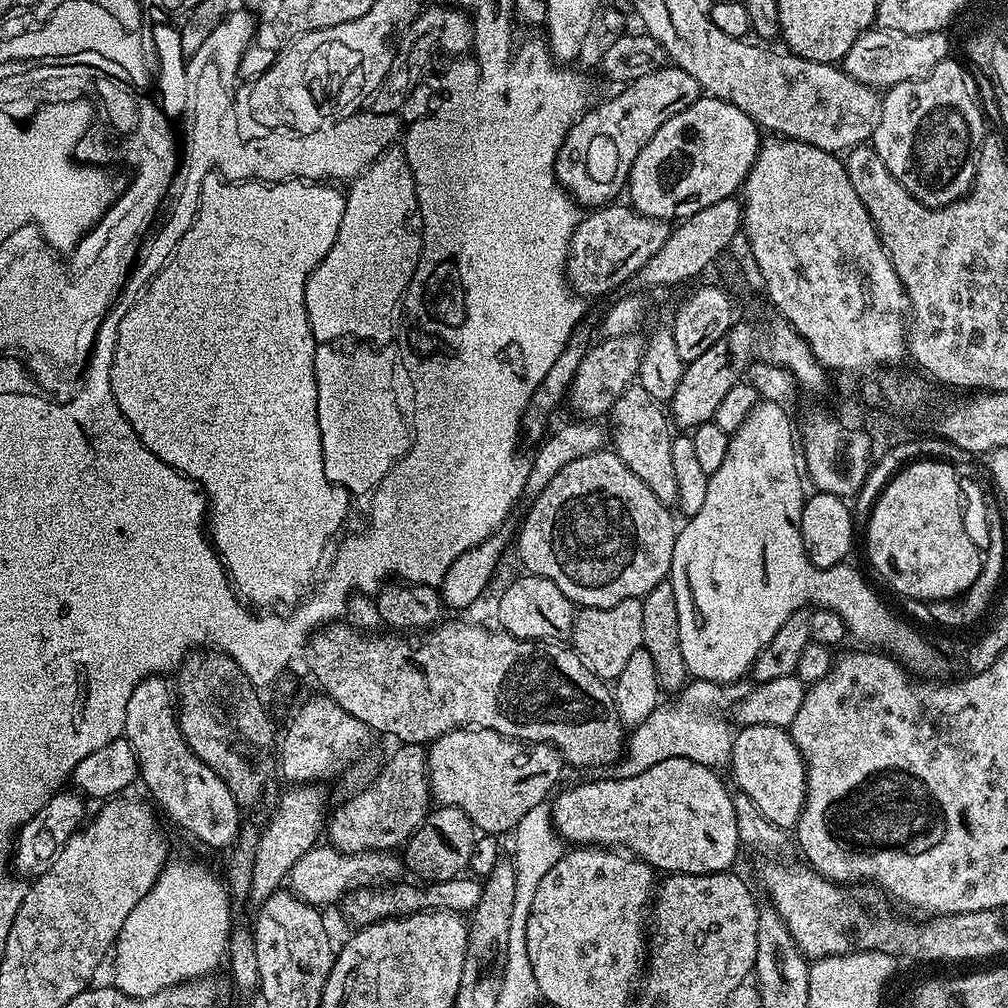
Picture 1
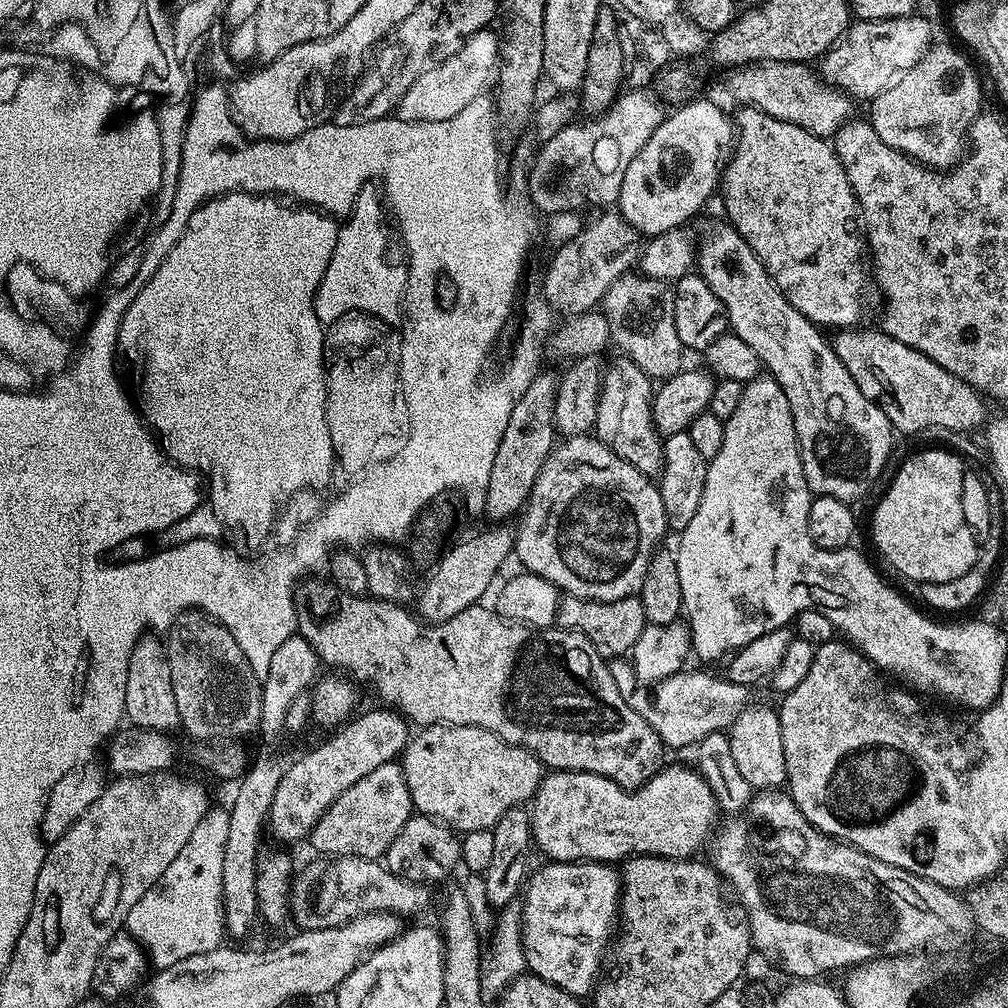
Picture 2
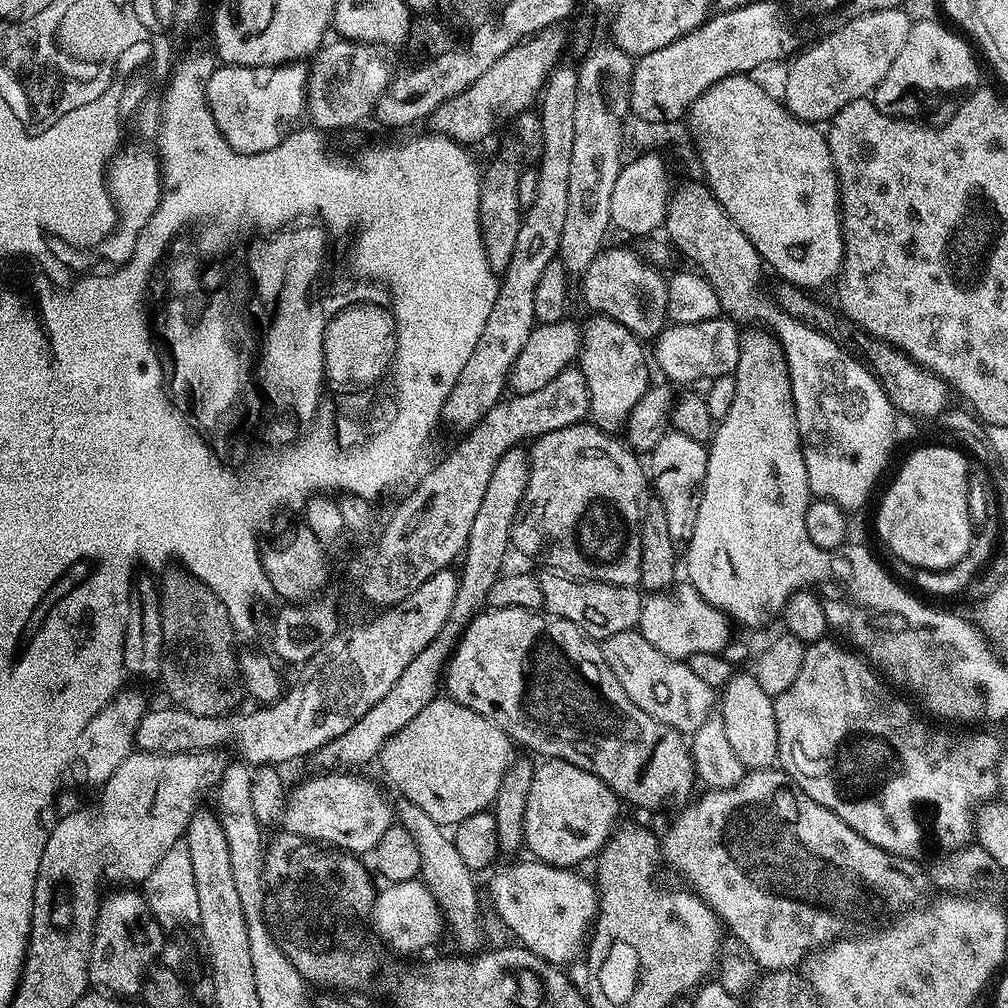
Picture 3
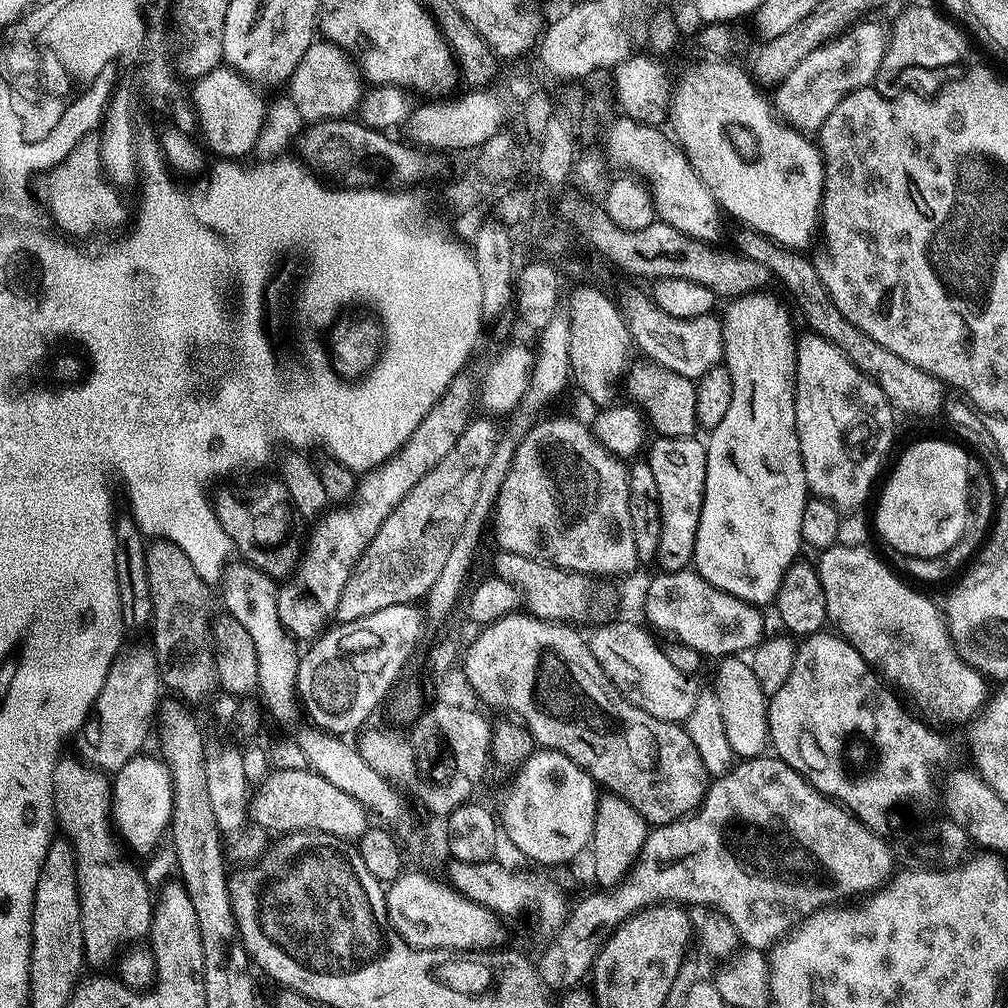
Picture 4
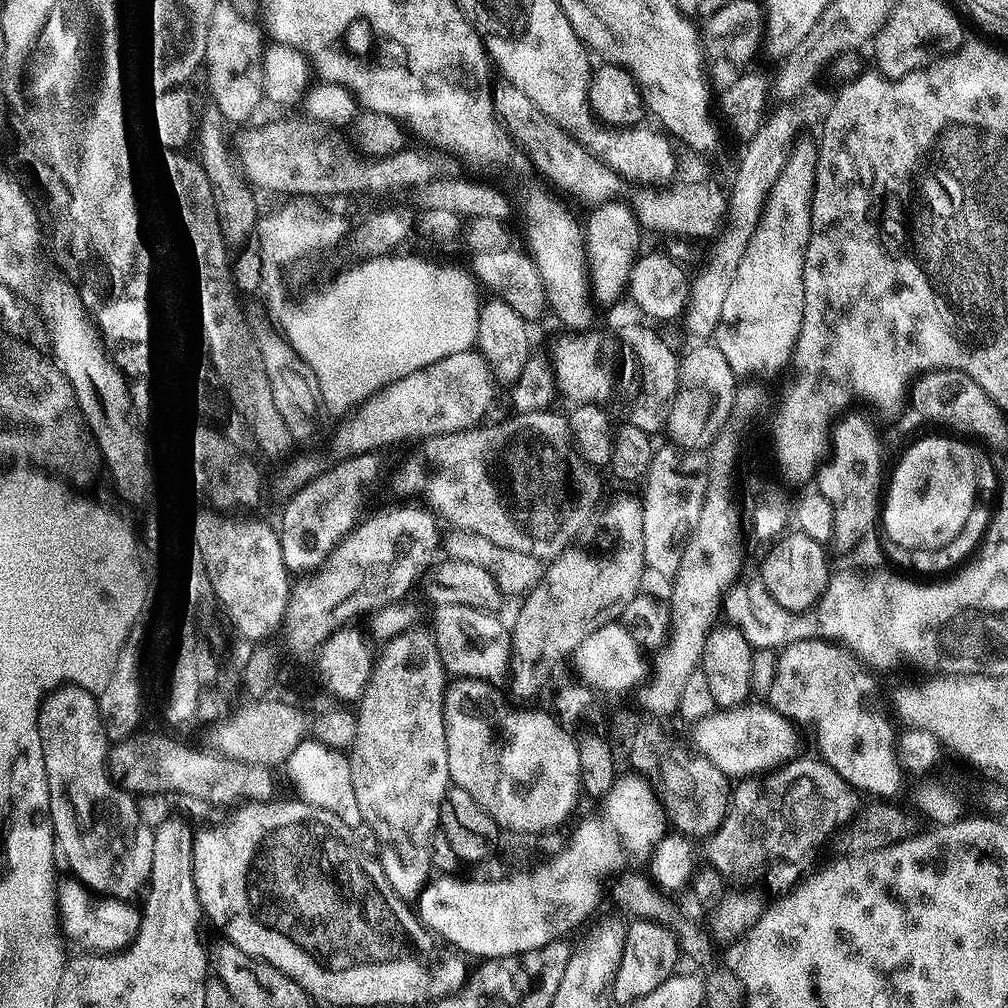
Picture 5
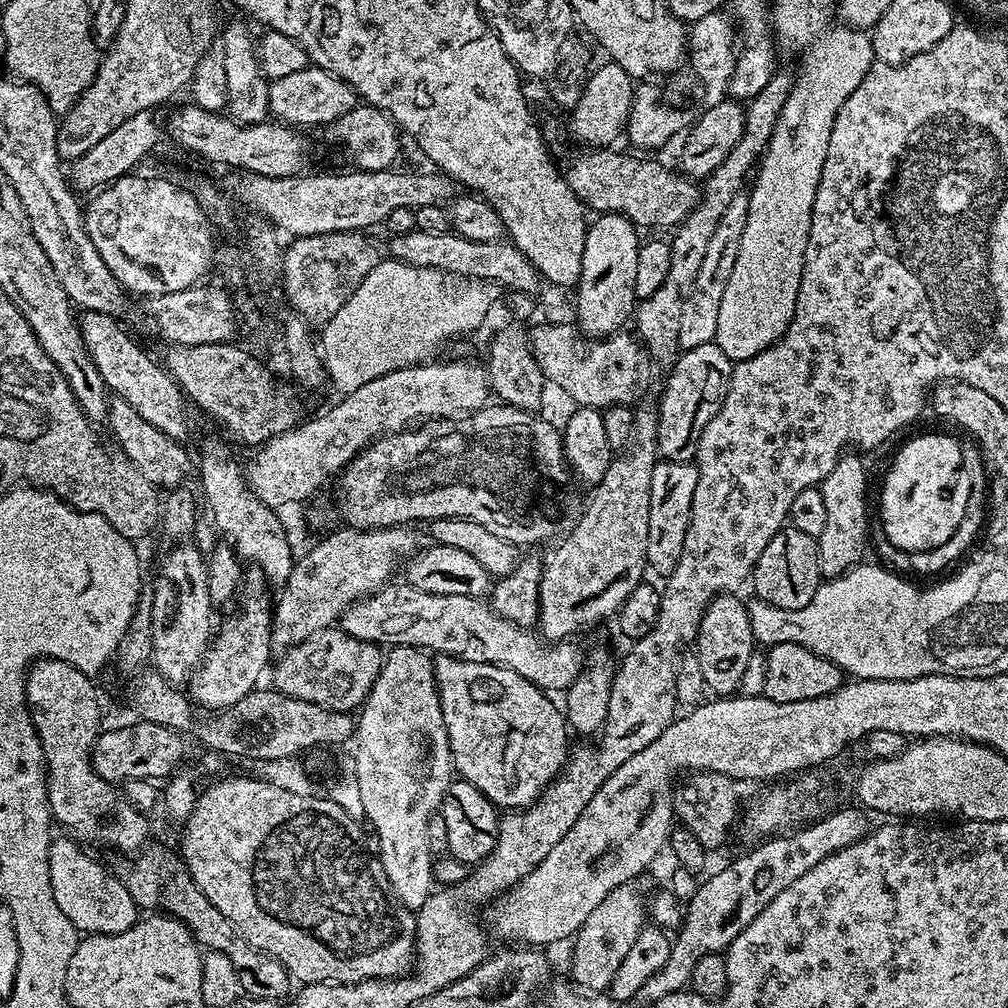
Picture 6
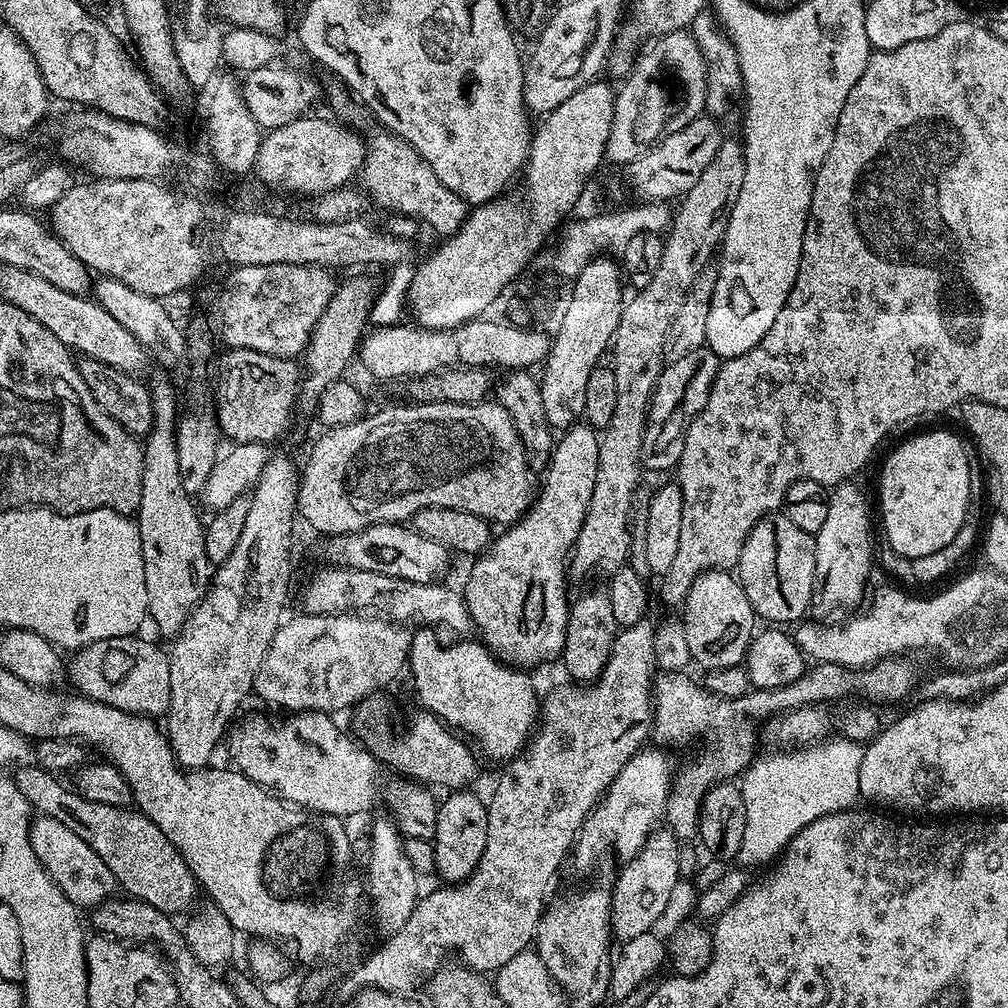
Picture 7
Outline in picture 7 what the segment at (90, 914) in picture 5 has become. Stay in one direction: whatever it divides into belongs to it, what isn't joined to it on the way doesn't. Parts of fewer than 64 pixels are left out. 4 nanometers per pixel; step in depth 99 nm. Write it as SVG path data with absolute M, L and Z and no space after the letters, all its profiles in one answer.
M37 815L33 819L31 828L28 829L27 840L30 842L34 854L38 854L40 865L48 871L50 878L66 894L70 903L76 905L77 909L91 910L97 904L103 904L105 900L109 899L115 893L112 891L117 891L118 885L110 866L106 866L106 862L102 862L102 858L98 858L98 854L94 854L94 850L90 850L90 846L86 846L86 842L82 842L82 838L78 838L78 834L74 834L74 830L62 826L62 822L58 822L58 818Z

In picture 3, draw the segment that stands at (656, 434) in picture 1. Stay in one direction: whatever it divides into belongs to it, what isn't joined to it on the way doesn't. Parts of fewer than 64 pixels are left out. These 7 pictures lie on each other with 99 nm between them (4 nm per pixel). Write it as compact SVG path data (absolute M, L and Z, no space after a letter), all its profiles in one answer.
M592 314L589 315L588 325L583 325L582 328L582 343L580 345L580 353L578 355L578 367L580 373L586 378L586 384L588 389L590 390L590 416L591 419L594 421L597 428L600 428L603 432L609 434L616 434L616 431L621 431L622 426L627 425L628 422L628 415L632 413L634 410L634 406L638 406L638 402L642 399L645 399L649 394L648 392L648 362L650 366L650 356L649 353L646 351L644 353L645 345L642 343L639 336L635 336L633 332L630 330L626 330L624 326L619 324L618 322L614 322L608 316L602 316L599 314Z

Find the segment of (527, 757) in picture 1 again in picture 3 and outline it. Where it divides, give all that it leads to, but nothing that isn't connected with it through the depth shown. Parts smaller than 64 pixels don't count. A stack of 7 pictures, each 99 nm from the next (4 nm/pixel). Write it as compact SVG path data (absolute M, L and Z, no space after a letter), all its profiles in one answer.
M437 698L432 700L424 710L419 711L418 716L412 720L412 728L403 726L401 730L403 730L403 732L412 732L412 748L392 748L392 768L388 768L382 772L382 776L392 788L397 788L397 790L401 792L399 795L403 797L403 799L414 802L414 806L418 806L425 814L430 814L430 818L434 818L434 822L438 822L442 826L461 824L463 820L470 818L470 814L478 814L495 804L498 786L502 786L502 778L506 774L506 770L509 766L512 765L514 759L514 753L512 753L512 751L514 751L514 745L511 738L509 738L505 732L498 730L494 726L494 722L490 722L482 714L474 714L474 710L462 706L456 700L451 698Z

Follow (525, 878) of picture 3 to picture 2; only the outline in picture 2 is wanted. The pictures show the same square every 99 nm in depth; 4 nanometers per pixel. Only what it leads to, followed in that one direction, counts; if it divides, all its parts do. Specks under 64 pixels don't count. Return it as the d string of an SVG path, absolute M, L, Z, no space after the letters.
M583 859L544 862L544 865L534 872L527 877L522 889L524 905L519 905L518 908L520 940L524 944L527 971L566 990L571 996L587 997L587 992L589 991L589 995L597 987L596 975L600 972L600 959L604 956L608 939L609 944L613 939L614 929L618 924L620 878L617 869L608 862L589 862Z

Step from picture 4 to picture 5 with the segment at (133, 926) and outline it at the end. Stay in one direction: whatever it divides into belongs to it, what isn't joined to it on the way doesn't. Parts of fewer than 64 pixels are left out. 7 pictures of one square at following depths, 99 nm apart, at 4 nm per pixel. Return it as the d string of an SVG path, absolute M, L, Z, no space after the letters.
M61 686L44 697L43 704L40 705L40 713L38 714L38 738L42 742L42 758L46 766L46 782L48 783L48 793L50 794L50 818L52 819L52 829L56 835L56 845L59 855L64 856L64 860L68 863L68 868L73 877L79 880L81 884L92 894L99 894L104 898L113 900L133 899L132 895L136 891L143 889L148 882L150 874L150 866L154 862L154 838L152 837L153 829L146 826L143 816L140 814L137 801L134 799L133 793L125 792L115 780L112 779L112 773L108 770L108 754L110 751L110 741L104 733L104 727L100 721L100 711L96 705L96 696L89 689L78 688L75 686Z

